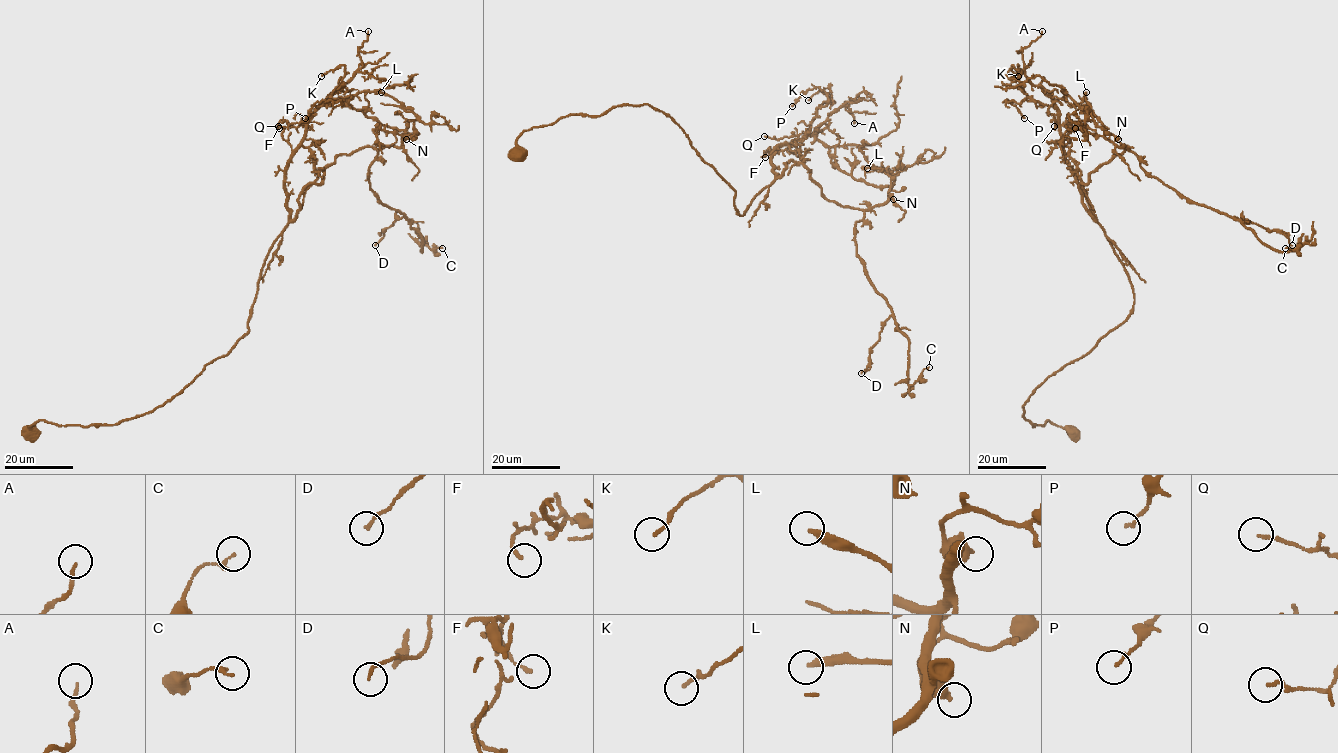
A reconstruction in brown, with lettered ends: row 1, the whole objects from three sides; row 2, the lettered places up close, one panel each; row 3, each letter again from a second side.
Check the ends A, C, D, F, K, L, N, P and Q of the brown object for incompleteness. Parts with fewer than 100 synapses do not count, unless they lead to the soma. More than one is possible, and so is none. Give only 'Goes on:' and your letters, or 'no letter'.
Goes on: no letter

